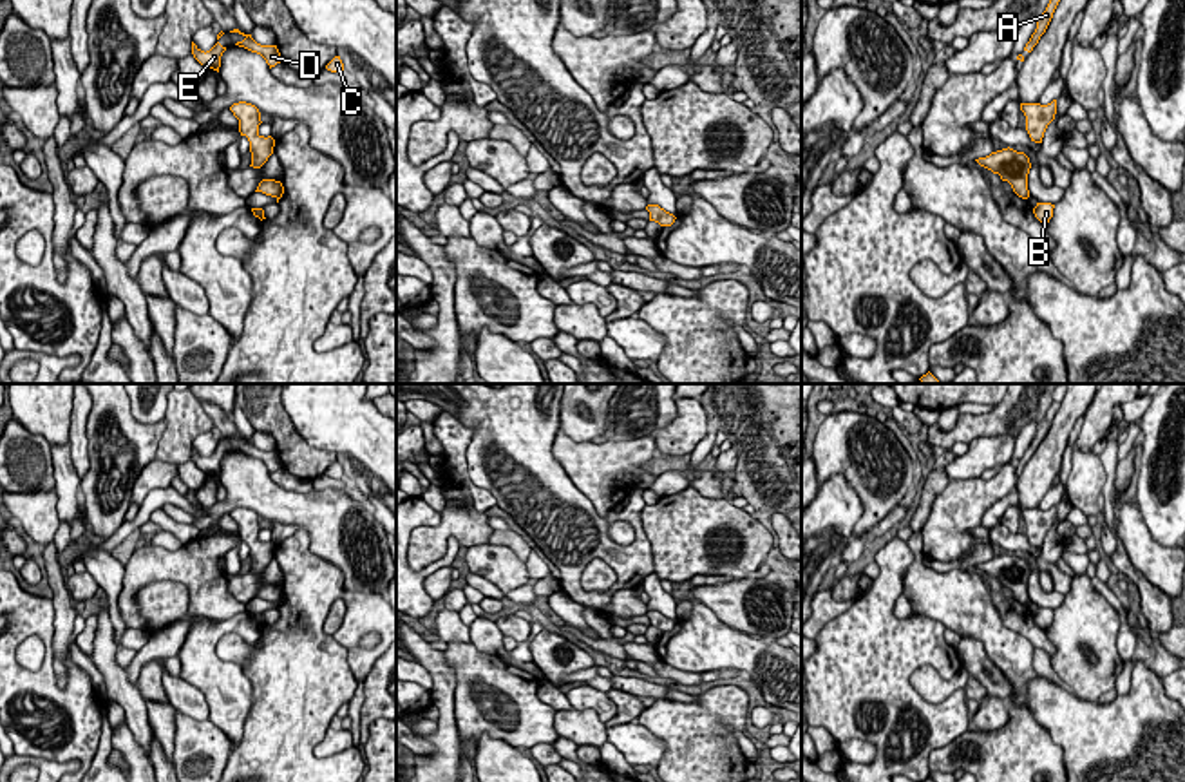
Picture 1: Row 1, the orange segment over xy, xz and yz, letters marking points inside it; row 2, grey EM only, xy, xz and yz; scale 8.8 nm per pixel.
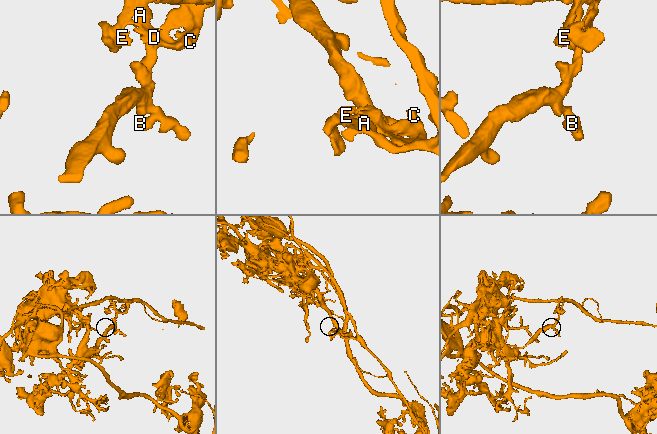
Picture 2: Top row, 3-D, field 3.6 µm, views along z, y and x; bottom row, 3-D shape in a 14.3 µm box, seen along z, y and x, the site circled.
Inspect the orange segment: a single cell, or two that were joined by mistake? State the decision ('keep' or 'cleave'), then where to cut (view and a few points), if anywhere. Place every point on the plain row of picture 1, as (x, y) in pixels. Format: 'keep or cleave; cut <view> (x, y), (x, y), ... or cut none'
cleave; cut xy (239, 507), (245, 518), (259, 520)

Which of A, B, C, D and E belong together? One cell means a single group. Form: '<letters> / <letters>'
A B D / C E

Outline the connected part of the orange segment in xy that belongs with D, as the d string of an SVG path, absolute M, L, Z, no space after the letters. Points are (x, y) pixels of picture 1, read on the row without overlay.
M233 434L233 436L230 436L230 438L239 438L239 440L242 440L244 445L242 445L242 447L237 447L235 451L244 453L244 454L248 454L248 456L251 456L251 458L261 460L261 462L266 465L266 469L270 471L270 474L282 467L277 451L261 451L261 449L257 449L257 447L251 443L251 440L244 440L244 438L241 438L239 434Z

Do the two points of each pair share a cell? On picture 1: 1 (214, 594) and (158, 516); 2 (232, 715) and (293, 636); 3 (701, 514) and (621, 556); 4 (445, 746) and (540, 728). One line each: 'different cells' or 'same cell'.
1: different cells
2: different cells
3: different cells
4: different cells

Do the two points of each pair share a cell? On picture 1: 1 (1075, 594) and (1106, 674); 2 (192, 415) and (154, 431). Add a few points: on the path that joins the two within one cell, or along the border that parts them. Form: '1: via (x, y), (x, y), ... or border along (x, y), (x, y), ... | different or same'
1: via (1084, 614), (1097, 627), (1106, 654) | same
2: border along (165, 420), (165, 431), (154, 457) | different

